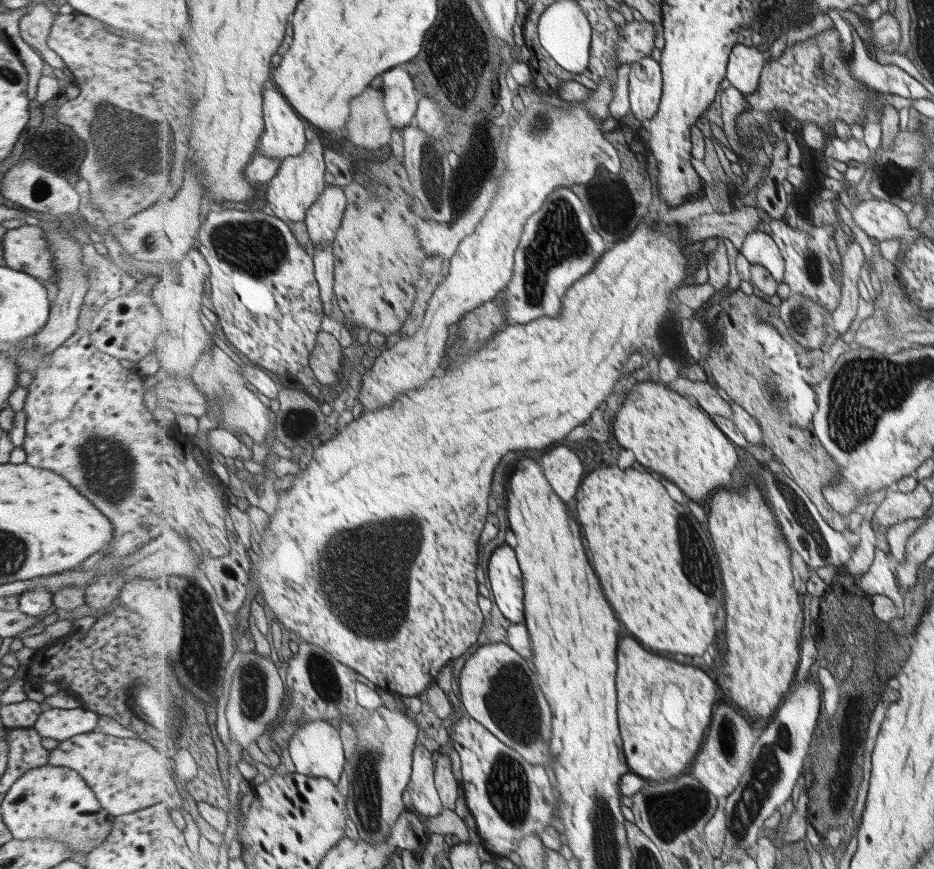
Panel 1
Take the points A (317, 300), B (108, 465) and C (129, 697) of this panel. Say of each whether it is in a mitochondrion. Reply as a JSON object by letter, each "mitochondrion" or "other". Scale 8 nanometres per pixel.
{"A":"other","B":"mitochondrion","C":"other"}

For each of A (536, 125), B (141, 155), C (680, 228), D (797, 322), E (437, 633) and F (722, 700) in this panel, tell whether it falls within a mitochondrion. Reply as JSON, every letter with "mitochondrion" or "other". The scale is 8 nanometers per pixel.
{"A":"mitochondrion","B":"mitochondrion","C":"other","D":"other","E":"other","F":"other"}

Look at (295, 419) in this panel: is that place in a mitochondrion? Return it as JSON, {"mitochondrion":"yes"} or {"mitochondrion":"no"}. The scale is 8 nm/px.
{"mitochondrion":"yes"}

